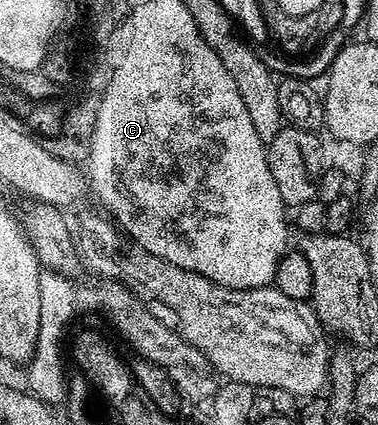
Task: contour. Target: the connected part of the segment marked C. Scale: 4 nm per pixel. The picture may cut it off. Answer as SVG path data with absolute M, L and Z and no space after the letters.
M119 30L114 35L112 42L113 48L110 50L110 55L113 58L114 64L114 79L110 84L109 95L106 95L106 101L103 104L101 114L98 118L98 130L94 139L94 151L93 151L93 176L88 180L89 190L93 193L93 196L102 195L106 203L114 209L115 218L113 222L122 220L122 223L126 227L130 228L130 231L134 232L134 235L141 239L142 243L145 243L147 247L150 247L151 251L157 251L159 255L166 255L166 258L173 259L172 265L176 265L180 269L185 271L191 271L192 273L200 273L204 277L208 277L208 281L212 281L216 285L224 285L228 289L256 289L257 287L269 287L273 284L274 274L276 273L276 265L280 265L283 255L288 250L288 244L286 244L286 219L288 223L288 208L286 202L280 197L280 188L276 186L276 180L272 177L272 169L268 169L268 157L266 156L266 143L260 137L260 133L256 133L256 128L252 126L252 117L248 114L248 109L244 105L244 97L240 97L240 89L236 89L236 81L232 81L232 73L206 73L206 75L178 75L178 55L174 55L172 45L168 45L168 35L122 35L122 30Z

